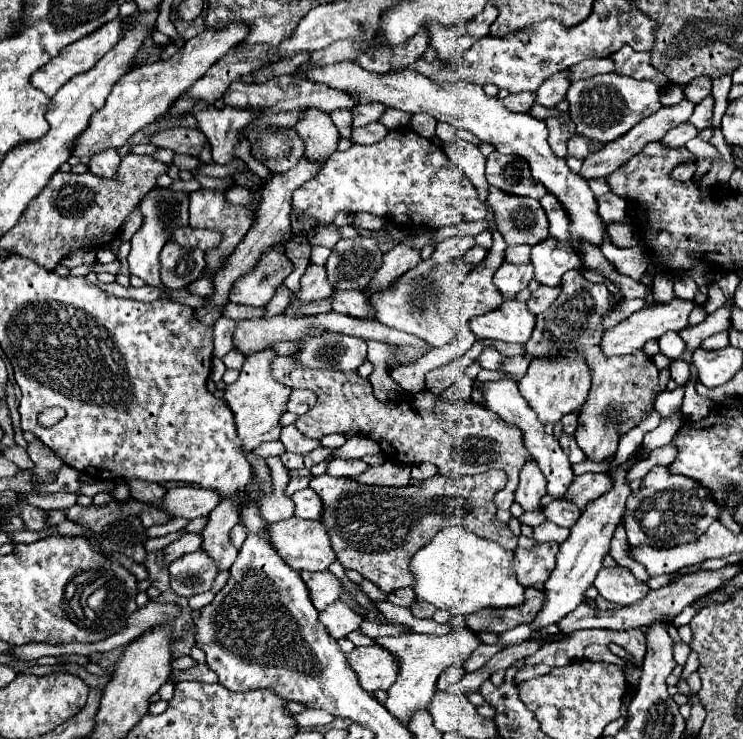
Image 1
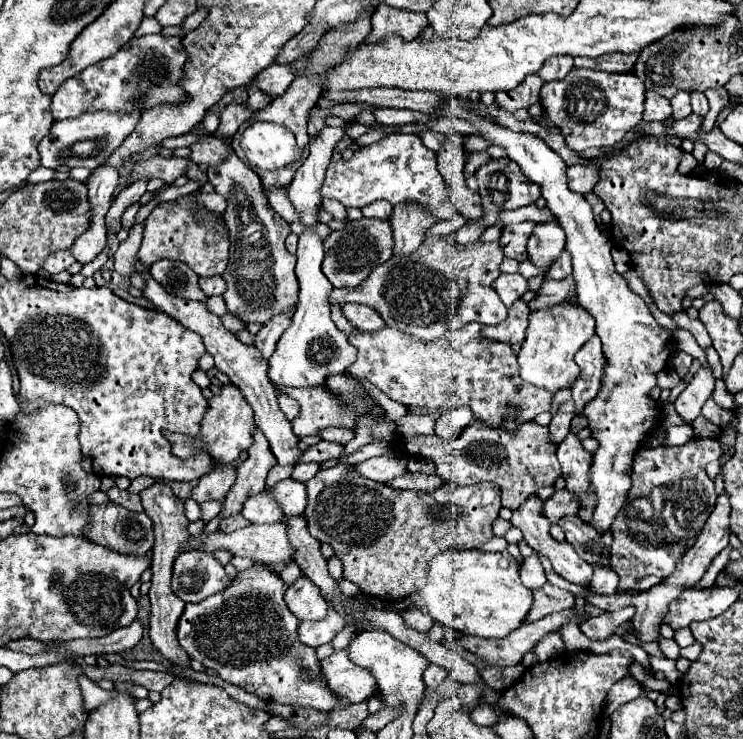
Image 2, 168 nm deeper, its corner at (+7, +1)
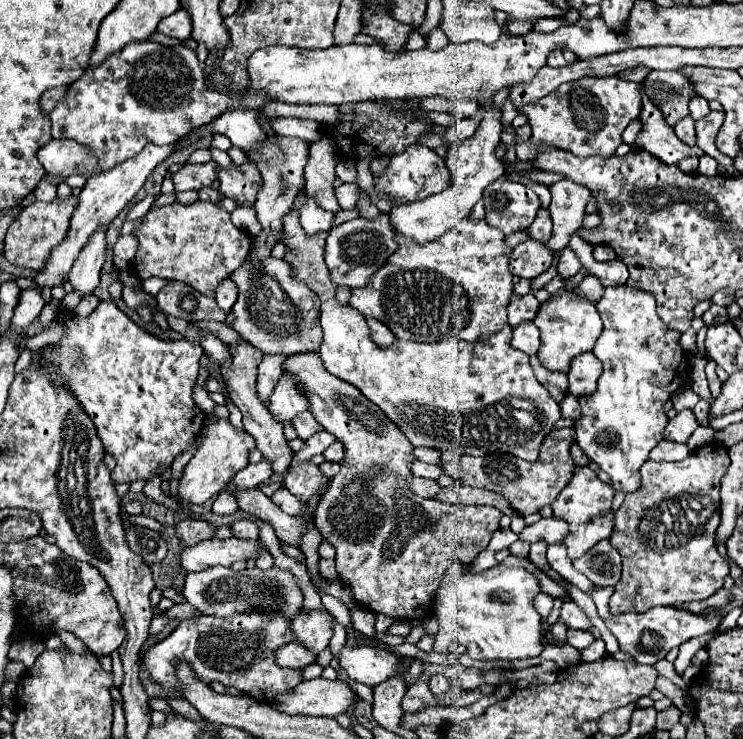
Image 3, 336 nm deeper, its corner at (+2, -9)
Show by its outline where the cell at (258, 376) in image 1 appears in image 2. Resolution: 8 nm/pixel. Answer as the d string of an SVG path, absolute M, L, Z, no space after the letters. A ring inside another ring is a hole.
M229 384L221 388L219 396L213 396L209 400L209 408L201 422L201 432L197 438L189 438L189 436L179 438L177 434L169 434L169 442L173 446L173 454L179 458L187 458L187 456L195 456L197 452L205 452L213 458L215 464L225 464L225 462L237 460L239 452L247 450L253 444L253 436L251 436L253 428L255 428L255 422L253 422L251 406L247 404L239 388Z

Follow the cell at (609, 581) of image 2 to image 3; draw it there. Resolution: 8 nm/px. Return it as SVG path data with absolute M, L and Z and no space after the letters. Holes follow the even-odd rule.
M594 586L588 594L592 596L592 600L596 602L598 614L604 618L608 630L616 636L620 648L624 652L628 652L630 656L634 656L636 662L640 664L656 664L660 658L664 658L668 654L670 648L680 646L682 642L694 638L694 636L704 636L704 634L714 634L724 618L722 612L710 612L710 614L694 614L688 610L678 610L672 606L656 606L652 610L648 610L648 616L642 614L642 622L630 622L630 614L624 614L620 618L610 618L608 614L608 600L612 596L614 588L602 588Z

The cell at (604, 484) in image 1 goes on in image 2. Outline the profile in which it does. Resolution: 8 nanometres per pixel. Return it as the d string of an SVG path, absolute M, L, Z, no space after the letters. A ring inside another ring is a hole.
M559 490L559 492L555 492L555 494L543 504L543 516L545 516L551 524L557 524L563 516L577 514L577 510L579 510L579 502L577 502L577 498L575 498L569 490Z

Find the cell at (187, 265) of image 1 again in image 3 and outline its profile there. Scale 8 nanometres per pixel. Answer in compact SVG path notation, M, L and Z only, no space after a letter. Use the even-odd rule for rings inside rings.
M168 280L168 284L158 292L156 302L164 314L182 318L186 322L198 322L198 320L224 322L226 318L226 314L216 306L214 298L200 294L186 282L178 280Z

